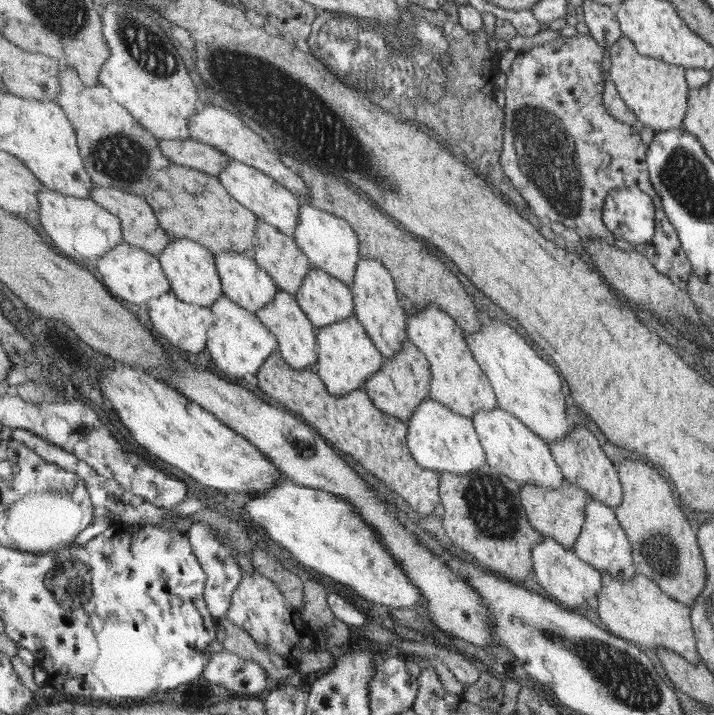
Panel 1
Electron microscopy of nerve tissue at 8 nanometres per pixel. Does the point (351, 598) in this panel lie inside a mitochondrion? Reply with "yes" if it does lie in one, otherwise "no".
no

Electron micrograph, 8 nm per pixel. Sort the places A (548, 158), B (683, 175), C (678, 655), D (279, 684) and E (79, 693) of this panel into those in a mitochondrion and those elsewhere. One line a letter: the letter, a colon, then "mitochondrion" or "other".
A: mitochondrion
B: mitochondrion
C: other
D: other
E: other

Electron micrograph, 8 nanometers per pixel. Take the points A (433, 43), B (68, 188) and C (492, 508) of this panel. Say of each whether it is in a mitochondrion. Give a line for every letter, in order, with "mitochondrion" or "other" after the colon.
A: mitochondrion
B: other
C: mitochondrion

